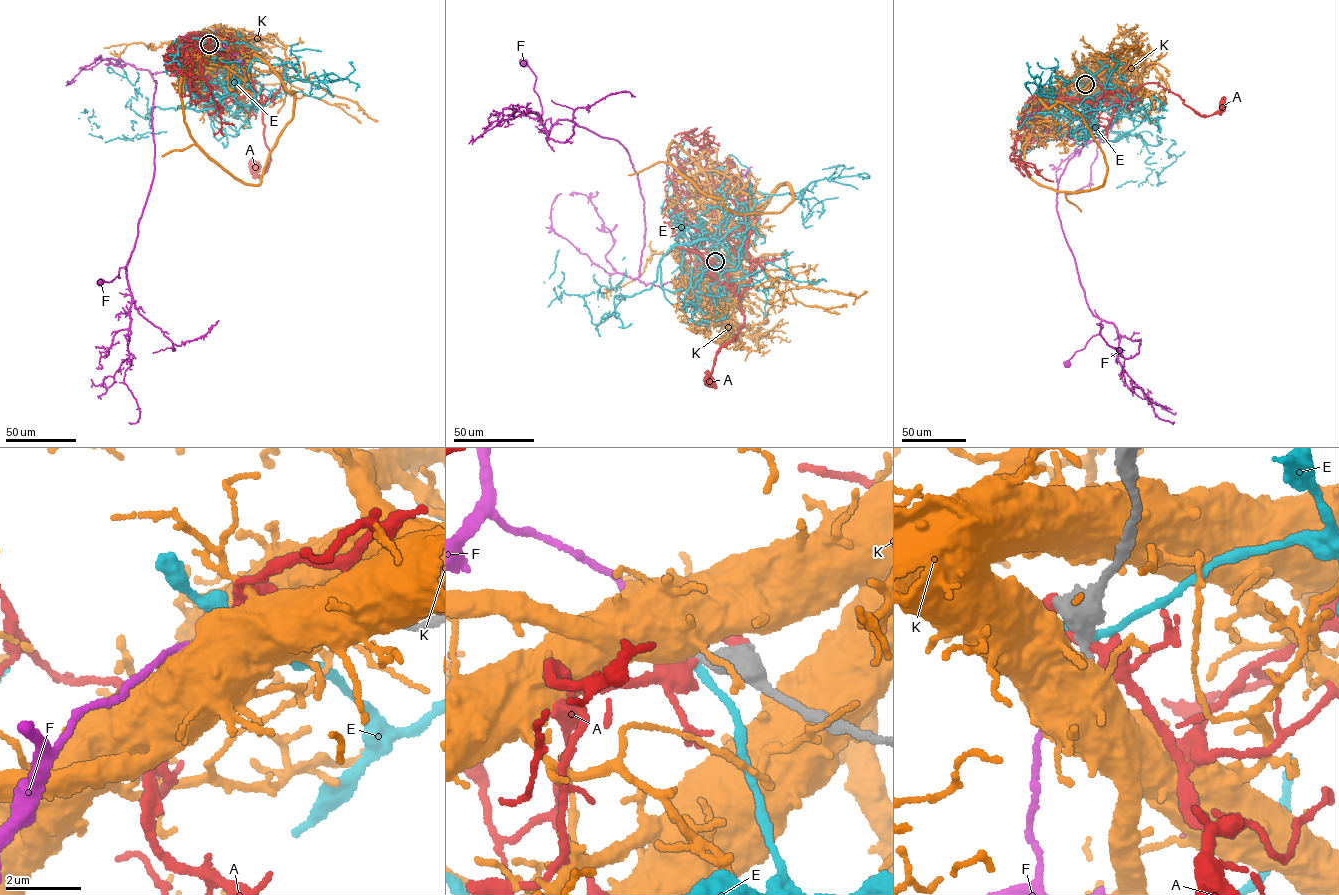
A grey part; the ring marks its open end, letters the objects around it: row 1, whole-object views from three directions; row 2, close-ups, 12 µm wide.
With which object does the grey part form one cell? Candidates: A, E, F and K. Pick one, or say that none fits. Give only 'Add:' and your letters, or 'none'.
Add: F

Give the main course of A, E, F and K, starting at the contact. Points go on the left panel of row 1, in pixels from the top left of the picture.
A: (211, 44), (218, 86), (243, 107), (257, 103), (263, 111), (271, 160), (262, 177), (255, 168)
E: (211, 44), (217, 64), (211, 78), (184, 107), (153, 107), (148, 132), (105, 142), (81, 112), (88, 111)
F: (210, 44), (175, 71), (149, 71), (156, 83), (152, 180), (126, 268), (119, 268), (120, 278), (100, 282)
K: (210, 44), (237, 44), (213, 41), (191, 62), (231, 60), (308, 81), (354, 101), (378, 121)

